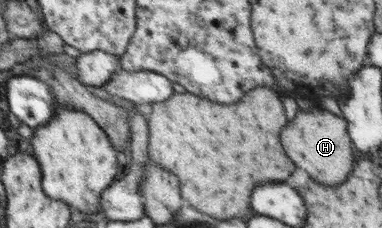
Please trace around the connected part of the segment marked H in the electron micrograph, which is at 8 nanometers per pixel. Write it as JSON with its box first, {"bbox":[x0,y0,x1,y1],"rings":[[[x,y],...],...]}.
{"bbox":[283,109,353,185],"rings":[[[321,109],[295,113],[295,117],[291,119],[291,125],[283,129],[283,149],[291,149],[287,151],[287,157],[291,157],[291,161],[295,161],[295,165],[301,167],[311,179],[323,185],[337,185],[345,181],[353,165],[351,141],[345,133],[345,121]]]}

